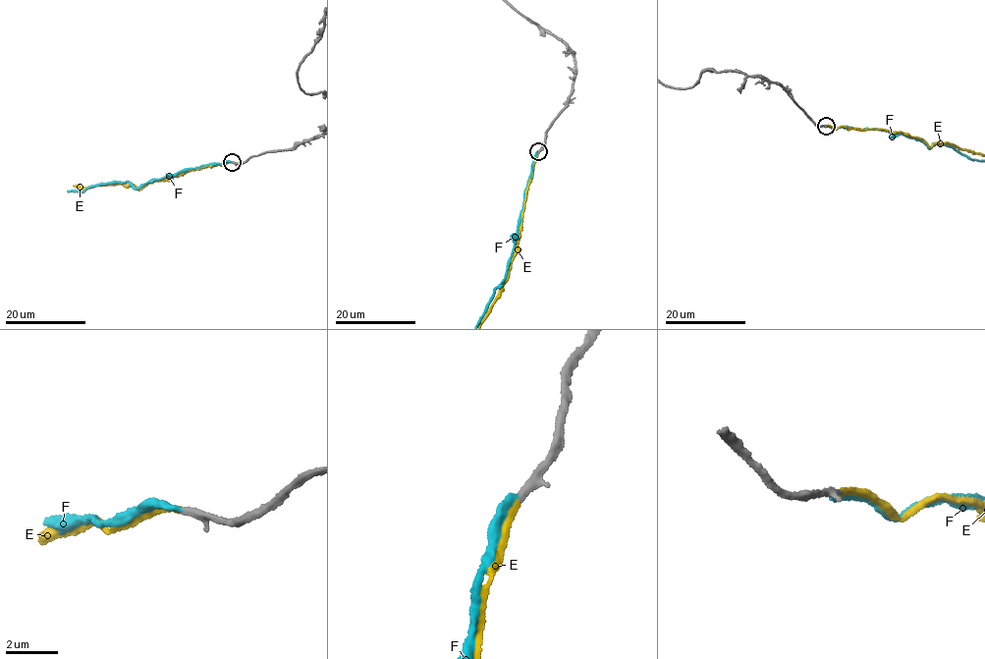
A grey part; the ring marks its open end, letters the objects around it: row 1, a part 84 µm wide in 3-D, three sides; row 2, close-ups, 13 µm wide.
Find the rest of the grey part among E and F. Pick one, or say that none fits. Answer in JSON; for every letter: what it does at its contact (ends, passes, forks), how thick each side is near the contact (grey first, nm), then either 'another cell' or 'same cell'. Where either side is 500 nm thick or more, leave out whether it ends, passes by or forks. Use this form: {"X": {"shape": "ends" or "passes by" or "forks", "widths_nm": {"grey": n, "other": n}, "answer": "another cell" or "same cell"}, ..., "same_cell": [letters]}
{"E": {"shape": "ends", "widths_nm": {"grey": 220, "other": 240}, "answer": "same cell"}, "F": {"shape": "ends", "widths_nm": {"grey": 360, "other": 280}, "answer": "another cell"}, "same_cell": ["E"]}

